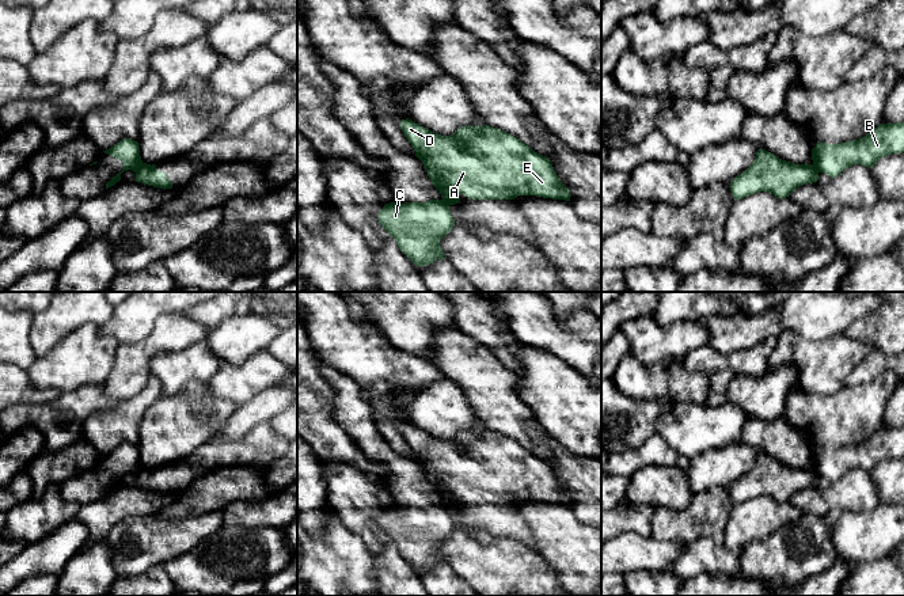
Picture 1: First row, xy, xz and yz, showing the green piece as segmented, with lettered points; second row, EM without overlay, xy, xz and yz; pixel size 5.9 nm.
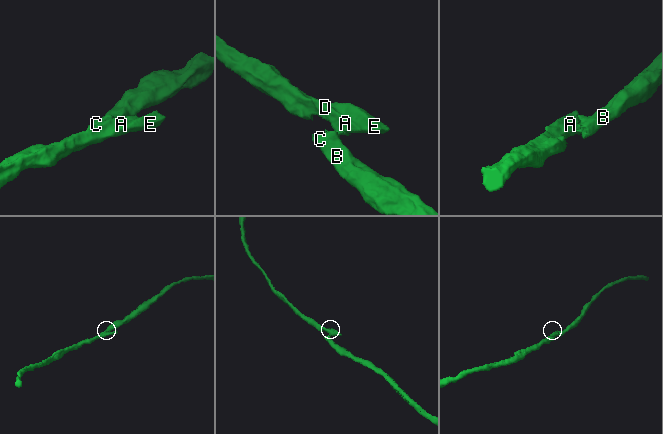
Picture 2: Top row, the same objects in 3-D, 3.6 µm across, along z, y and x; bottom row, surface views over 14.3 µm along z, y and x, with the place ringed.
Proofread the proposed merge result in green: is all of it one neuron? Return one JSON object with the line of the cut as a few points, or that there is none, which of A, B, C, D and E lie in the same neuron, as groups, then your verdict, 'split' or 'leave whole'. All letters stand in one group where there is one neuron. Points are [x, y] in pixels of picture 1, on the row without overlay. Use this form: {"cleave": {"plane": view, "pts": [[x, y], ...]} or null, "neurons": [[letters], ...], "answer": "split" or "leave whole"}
{"cleave": {"plane": "xy", "pts": [[143, 467], [135, 475]]}, "neurons": [["A", "D", "E"], ["B", "C"]], "answer": "split"}

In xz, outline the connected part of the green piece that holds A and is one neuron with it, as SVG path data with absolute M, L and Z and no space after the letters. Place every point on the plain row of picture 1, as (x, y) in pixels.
M409 422L400 425L400 433L447 509L459 508L460 498L471 504L514 504L517 500L536 500L570 505L570 494L558 482L552 467L501 433L468 429L451 440L441 440Z

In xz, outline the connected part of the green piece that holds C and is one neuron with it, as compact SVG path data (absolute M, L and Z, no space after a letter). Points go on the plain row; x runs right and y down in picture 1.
M442 504L390 506L379 516L377 524L415 570L445 563L440 543L452 535L455 523Z

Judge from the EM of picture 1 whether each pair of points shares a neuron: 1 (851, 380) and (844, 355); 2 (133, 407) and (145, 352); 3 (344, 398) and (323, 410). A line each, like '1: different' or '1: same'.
1: different
2: different
3: different

